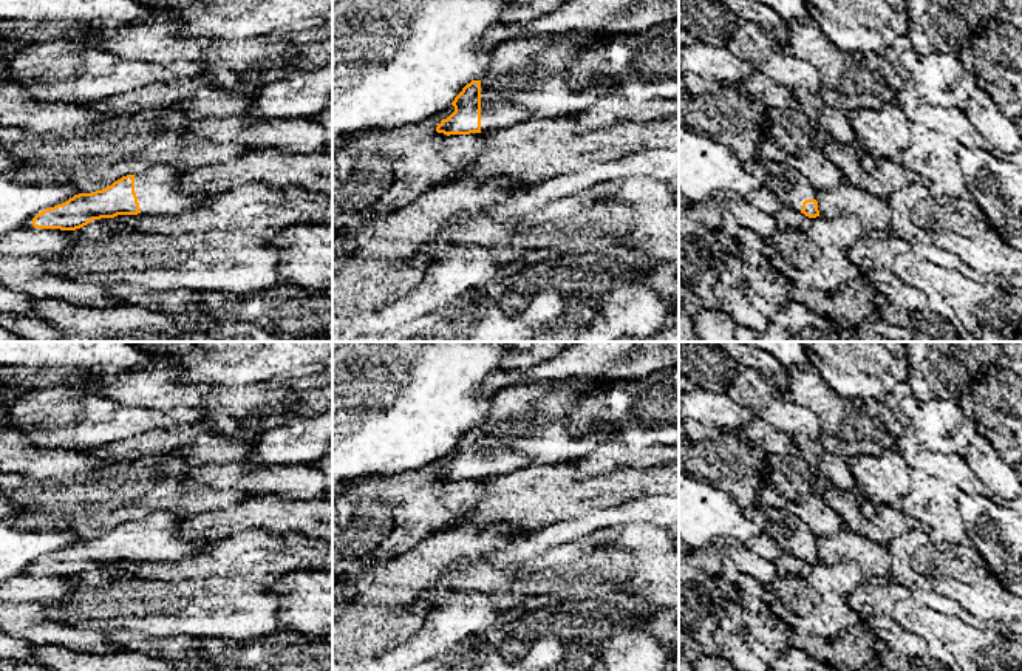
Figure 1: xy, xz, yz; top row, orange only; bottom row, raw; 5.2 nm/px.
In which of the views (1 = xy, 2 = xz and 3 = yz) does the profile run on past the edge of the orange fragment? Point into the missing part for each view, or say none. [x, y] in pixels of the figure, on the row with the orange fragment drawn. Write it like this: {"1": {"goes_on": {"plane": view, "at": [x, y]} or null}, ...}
{"1": {"goes_on": {"plane": "xy", "at": [158, 189]}}, "2": {"goes_on": {"plane": "xz", "at": [524, 79]}}, "3": {"goes_on": {"plane": "yz", "at": [781, 186]}}}

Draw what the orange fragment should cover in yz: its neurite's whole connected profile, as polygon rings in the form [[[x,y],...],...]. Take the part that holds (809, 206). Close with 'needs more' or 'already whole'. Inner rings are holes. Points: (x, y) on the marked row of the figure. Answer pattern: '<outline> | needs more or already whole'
[[[764,159],[747,162],[745,169],[761,184],[758,190],[745,195],[751,206],[773,216],[784,207],[809,218],[819,216],[816,190],[801,170]]] | needs more

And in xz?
[[[577,32],[523,37],[510,40],[496,48],[493,59],[479,80],[472,80],[455,97],[451,105],[455,111],[442,119],[436,127],[438,133],[470,135],[504,130],[513,125],[524,125],[535,118],[554,118],[572,113],[581,113],[600,100],[612,82],[606,77],[594,77],[583,88],[572,88],[563,71],[583,51],[591,51],[611,39],[598,36],[583,43]]] | needs more

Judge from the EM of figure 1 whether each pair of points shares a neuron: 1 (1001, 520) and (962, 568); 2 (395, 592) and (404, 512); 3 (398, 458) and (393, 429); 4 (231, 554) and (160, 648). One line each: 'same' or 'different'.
1: different
2: different
3: same
4: different

